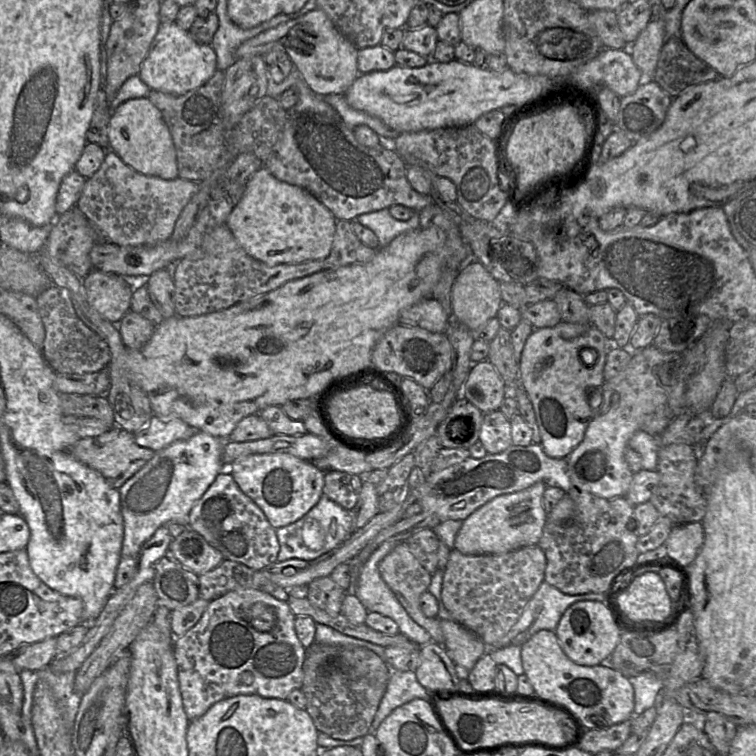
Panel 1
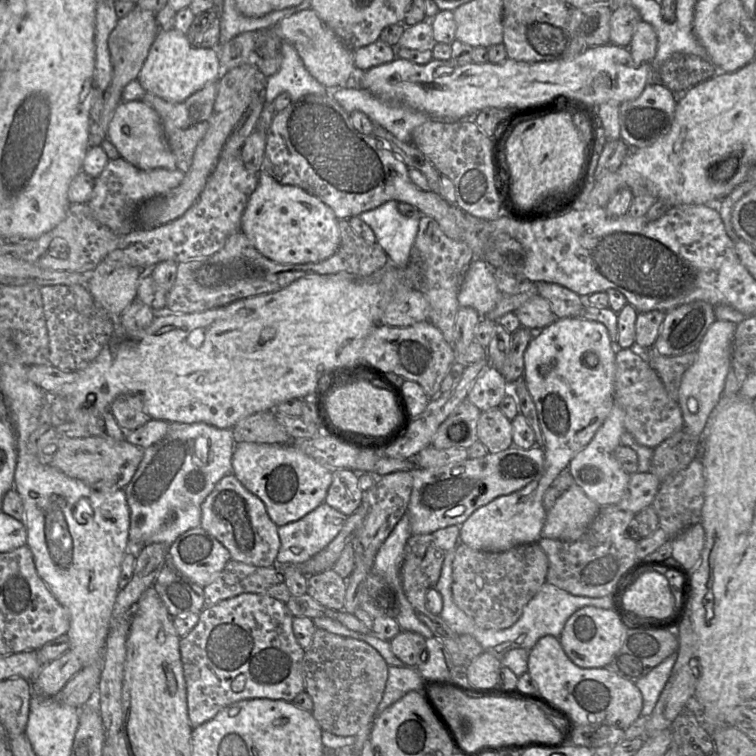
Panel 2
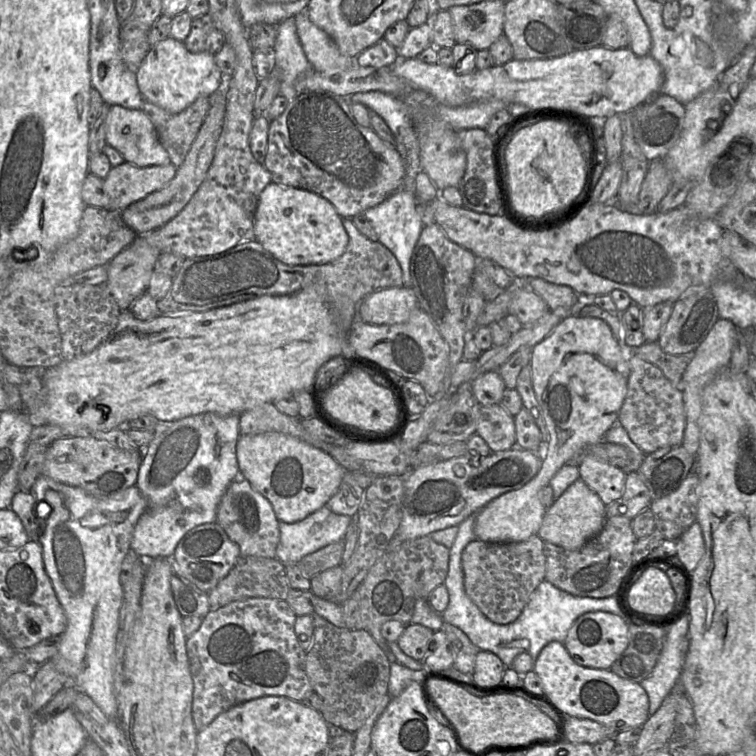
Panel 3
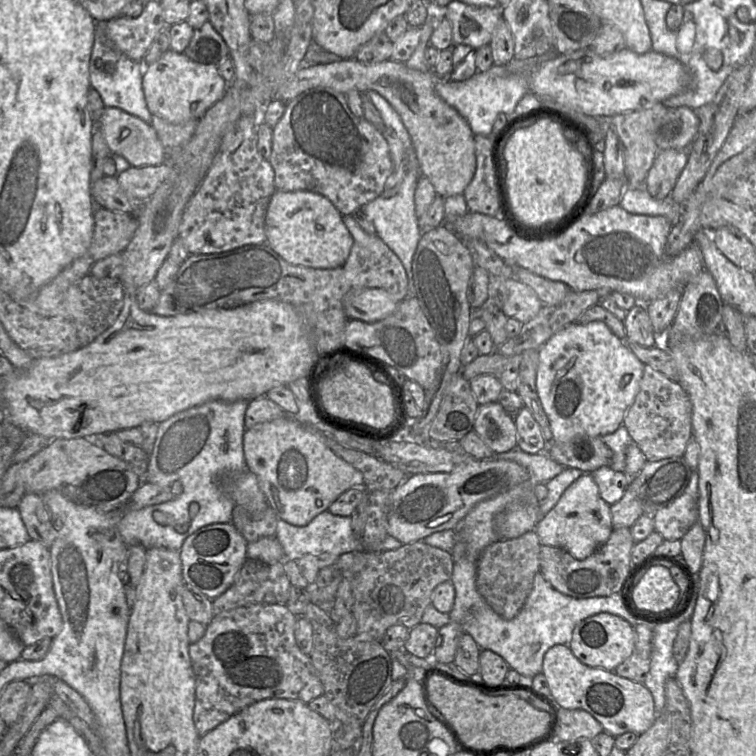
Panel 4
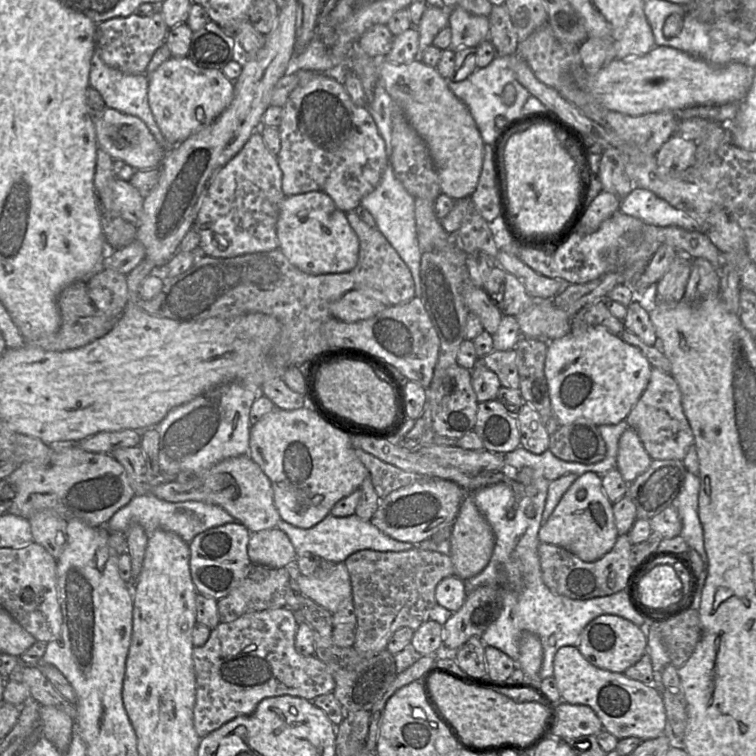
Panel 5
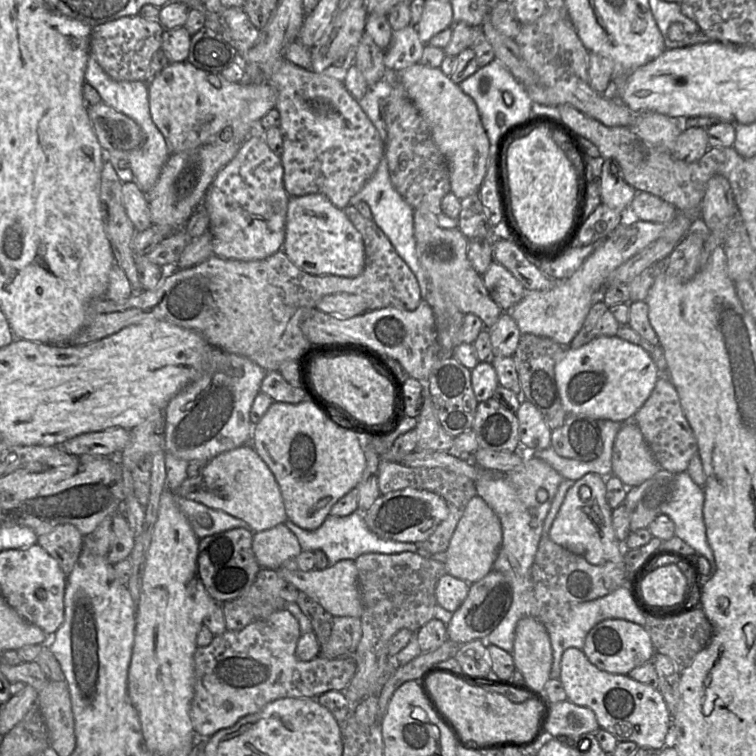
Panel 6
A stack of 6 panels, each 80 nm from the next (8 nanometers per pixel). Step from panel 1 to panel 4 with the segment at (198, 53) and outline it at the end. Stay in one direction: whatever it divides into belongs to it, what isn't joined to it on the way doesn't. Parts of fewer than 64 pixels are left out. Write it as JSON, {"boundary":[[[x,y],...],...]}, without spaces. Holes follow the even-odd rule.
{"boundary":[[[171,49],[143,68],[142,87],[151,114],[174,124],[200,119],[210,107],[223,98],[228,85],[217,66],[197,63],[185,53]]]}

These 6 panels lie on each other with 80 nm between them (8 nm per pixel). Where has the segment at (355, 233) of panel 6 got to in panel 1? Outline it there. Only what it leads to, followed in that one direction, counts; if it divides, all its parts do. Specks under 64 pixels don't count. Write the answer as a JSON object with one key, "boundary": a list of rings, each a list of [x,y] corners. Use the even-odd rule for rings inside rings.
{"boundary":[[[263,166],[245,183],[242,197],[228,216],[225,226],[247,254],[274,266],[326,258],[331,251],[336,218],[309,191],[277,179]]]}

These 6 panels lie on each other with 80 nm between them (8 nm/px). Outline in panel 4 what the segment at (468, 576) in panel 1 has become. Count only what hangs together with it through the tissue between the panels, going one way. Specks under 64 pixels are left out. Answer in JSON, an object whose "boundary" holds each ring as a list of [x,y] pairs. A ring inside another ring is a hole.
{"boundary":[[[535,530],[529,531],[525,534],[523,534],[522,536],[518,537],[518,538],[514,538],[514,539],[510,539],[510,540],[500,540],[497,542],[494,542],[492,544],[490,544],[489,546],[487,546],[481,553],[481,555],[479,556],[478,560],[477,560],[477,573],[476,573],[476,588],[478,593],[485,599],[485,601],[487,602],[487,604],[492,608],[492,610],[498,614],[499,616],[501,616],[503,619],[505,620],[511,620],[513,618],[515,618],[518,613],[521,611],[521,609],[523,608],[532,588],[533,588],[533,583],[534,583],[534,578],[536,576],[536,574],[540,571],[540,549],[541,549],[541,542],[540,539],[538,537],[538,535],[536,534]]]}

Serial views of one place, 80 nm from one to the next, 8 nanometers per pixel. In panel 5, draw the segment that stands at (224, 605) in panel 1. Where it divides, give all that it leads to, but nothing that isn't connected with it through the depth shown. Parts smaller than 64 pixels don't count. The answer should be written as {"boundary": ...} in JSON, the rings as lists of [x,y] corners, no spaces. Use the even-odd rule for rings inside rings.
{"boundary":[[[288,607],[244,614],[229,623],[219,623],[207,642],[194,647],[192,653],[196,677],[196,700],[193,709],[194,728],[200,739],[238,716],[252,714],[265,698],[294,696],[312,701],[320,695],[332,693],[335,681],[326,665],[314,655],[303,656],[295,649],[297,621]]]}

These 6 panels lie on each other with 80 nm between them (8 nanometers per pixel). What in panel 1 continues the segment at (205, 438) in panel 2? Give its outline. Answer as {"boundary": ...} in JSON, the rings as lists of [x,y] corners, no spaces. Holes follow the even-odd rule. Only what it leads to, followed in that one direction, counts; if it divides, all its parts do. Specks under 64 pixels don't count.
{"boundary":[[[196,431],[189,439],[175,441],[156,451],[155,455],[118,489],[124,525],[122,557],[136,557],[143,544],[160,526],[177,523],[189,528],[191,509],[224,466],[222,451],[225,441]]]}

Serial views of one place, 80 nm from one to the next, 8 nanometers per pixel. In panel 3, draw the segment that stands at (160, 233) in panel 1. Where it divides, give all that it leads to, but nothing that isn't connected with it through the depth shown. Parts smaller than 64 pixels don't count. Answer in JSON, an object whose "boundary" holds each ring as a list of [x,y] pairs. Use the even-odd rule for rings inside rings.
{"boundary":[[[127,161],[110,169],[103,189],[109,198],[110,211],[122,212],[133,203],[165,187],[176,175],[172,163],[138,167]]]}

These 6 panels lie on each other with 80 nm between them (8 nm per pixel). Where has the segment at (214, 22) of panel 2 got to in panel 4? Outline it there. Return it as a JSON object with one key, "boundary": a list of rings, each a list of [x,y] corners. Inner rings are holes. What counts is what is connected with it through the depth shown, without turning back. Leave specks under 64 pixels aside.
{"boundary":[[[209,20],[194,29],[185,54],[197,63],[215,66],[230,57],[227,44]]]}

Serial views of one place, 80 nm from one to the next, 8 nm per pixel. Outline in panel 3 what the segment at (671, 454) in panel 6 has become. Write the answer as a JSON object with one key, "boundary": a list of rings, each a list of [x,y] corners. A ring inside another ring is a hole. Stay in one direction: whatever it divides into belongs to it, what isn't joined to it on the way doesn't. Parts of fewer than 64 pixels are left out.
{"boundary":[[[629,354],[628,364],[630,367],[628,389],[624,403],[618,415],[617,424],[620,424],[627,431],[630,439],[646,455],[661,448],[681,445],[686,426],[686,413],[681,389],[673,386],[658,367],[644,361],[637,355]]]}

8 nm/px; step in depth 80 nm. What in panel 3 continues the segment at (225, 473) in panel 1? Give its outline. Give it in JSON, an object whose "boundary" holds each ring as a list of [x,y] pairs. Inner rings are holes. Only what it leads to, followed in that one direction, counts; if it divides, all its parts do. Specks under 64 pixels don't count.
{"boundary":[[[240,475],[227,488],[217,509],[216,523],[240,548],[241,556],[275,558],[280,540],[279,521],[272,505]]]}

